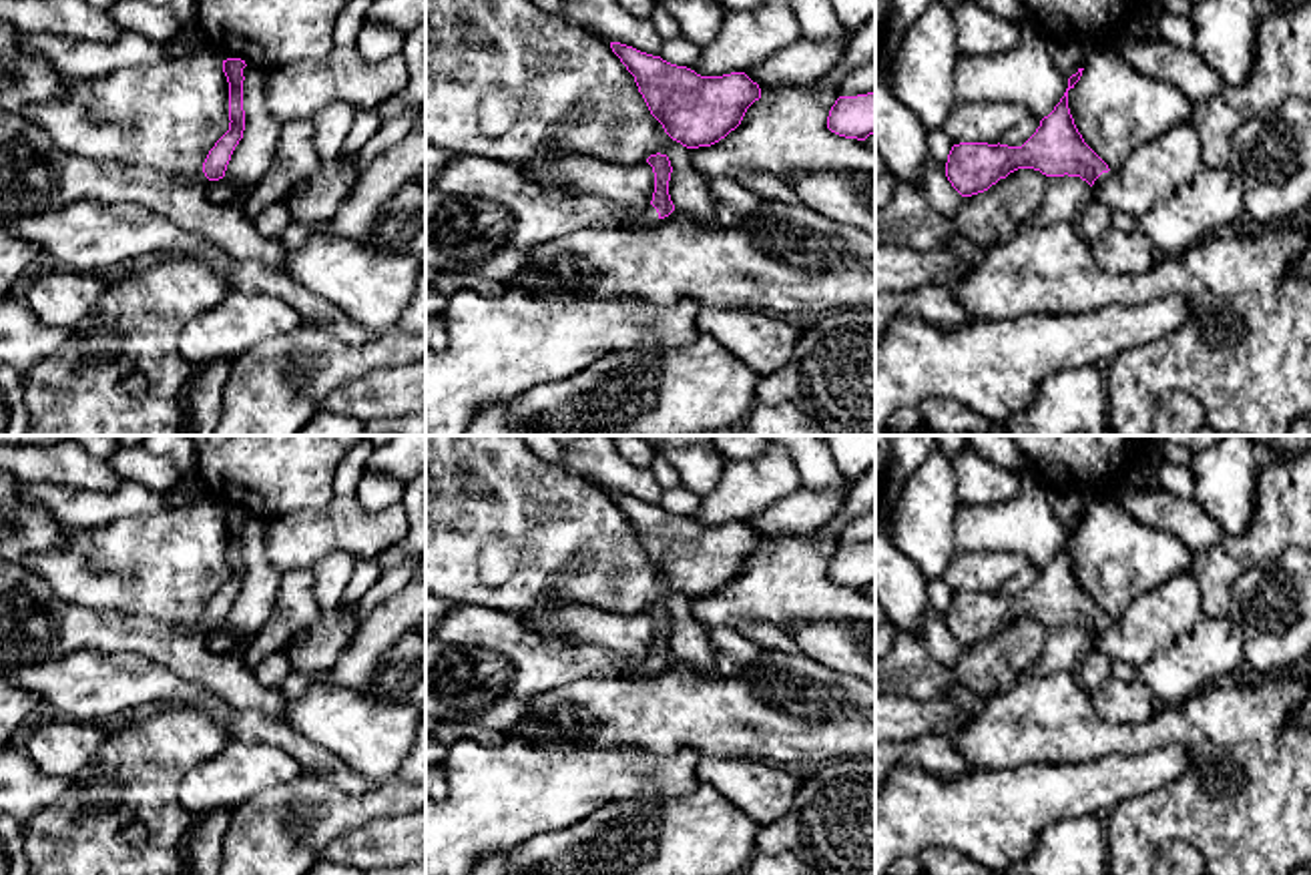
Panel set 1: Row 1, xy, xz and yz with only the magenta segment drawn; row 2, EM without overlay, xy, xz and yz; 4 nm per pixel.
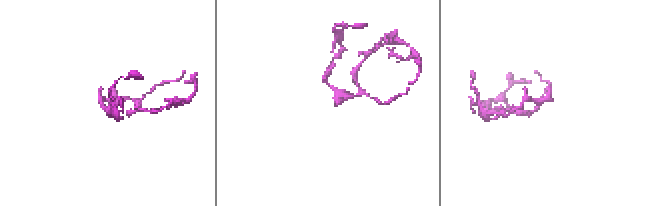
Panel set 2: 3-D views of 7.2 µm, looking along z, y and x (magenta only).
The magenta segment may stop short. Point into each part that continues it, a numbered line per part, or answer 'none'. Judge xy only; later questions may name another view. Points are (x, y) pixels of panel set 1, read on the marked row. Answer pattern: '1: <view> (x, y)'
1: xy (37, 175)

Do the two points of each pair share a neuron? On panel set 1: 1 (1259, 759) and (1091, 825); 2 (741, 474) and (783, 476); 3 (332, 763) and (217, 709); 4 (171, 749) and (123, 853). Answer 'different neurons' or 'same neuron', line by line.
1: different neurons
2: same neuron
3: same neuron
4: same neuron

